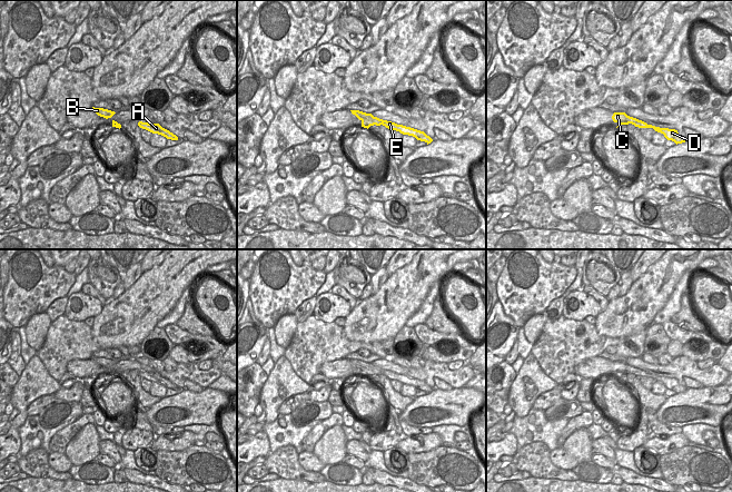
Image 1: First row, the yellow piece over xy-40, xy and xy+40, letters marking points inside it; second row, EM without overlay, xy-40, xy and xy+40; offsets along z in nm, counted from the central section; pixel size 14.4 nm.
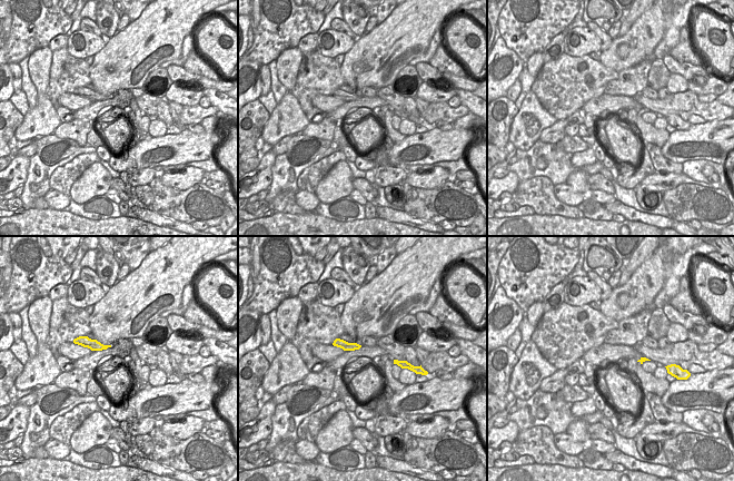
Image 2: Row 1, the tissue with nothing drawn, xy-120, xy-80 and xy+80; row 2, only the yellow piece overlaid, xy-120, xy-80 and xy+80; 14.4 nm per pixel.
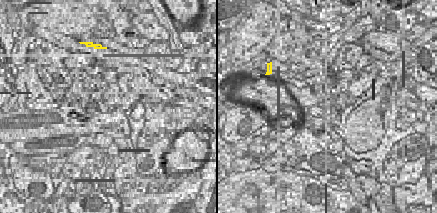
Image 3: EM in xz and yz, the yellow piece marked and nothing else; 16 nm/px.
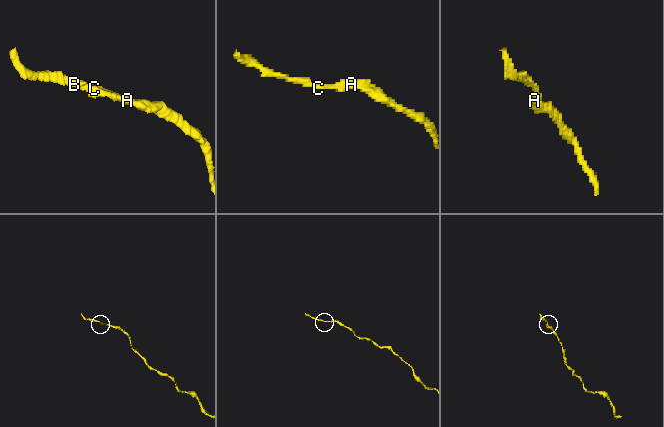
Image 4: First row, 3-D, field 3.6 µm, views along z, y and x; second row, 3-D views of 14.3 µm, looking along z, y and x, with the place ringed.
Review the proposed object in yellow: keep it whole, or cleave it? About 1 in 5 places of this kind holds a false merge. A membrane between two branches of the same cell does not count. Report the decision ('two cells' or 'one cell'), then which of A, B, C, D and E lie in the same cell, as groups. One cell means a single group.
one cell; groups A B C D E

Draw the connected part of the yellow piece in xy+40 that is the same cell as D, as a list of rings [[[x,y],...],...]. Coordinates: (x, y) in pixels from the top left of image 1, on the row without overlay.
[[[614,362],[612,365],[614,372],[620,374],[629,374],[632,373],[639,377],[653,377],[655,381],[661,382],[667,390],[674,391],[676,394],[685,392],[688,390],[686,386],[682,386],[679,384],[677,380],[669,378],[669,377],[660,377],[652,374],[647,374],[646,372],[639,370],[636,367],[627,365],[625,362]]]

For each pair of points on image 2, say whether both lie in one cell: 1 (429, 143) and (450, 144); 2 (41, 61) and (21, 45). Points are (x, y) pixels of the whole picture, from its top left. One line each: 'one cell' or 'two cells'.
1: one cell
2: two cells

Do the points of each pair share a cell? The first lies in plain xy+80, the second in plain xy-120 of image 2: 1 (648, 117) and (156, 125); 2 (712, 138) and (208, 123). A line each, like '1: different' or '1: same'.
1: different
2: different

